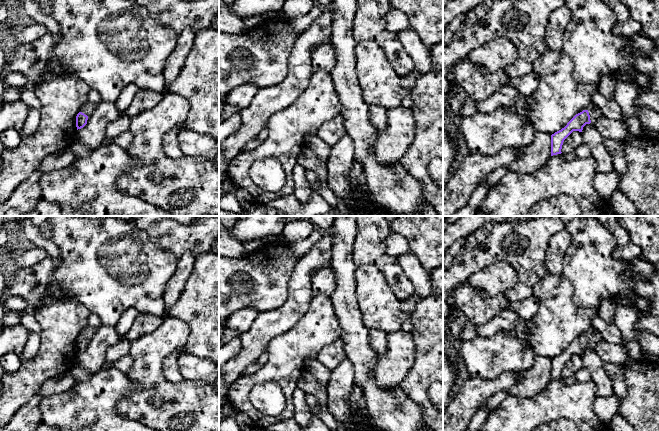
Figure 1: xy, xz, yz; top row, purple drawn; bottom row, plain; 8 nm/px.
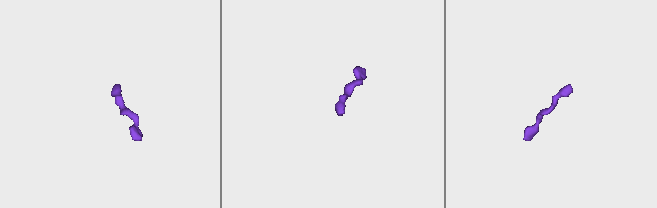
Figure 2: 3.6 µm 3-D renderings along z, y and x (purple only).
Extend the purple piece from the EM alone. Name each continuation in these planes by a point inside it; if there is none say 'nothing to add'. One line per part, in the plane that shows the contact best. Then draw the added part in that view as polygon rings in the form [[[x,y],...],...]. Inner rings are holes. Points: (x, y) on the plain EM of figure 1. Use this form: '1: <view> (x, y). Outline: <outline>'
1: yz (595, 336). Outline: [[[591,327],[588,331],[588,336],[590,339],[590,344],[591,346],[595,346],[600,340],[602,340],[602,335],[601,333],[595,328]]]

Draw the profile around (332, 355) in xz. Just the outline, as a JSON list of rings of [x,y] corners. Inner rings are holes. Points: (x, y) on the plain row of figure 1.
[[[341,339],[320,349],[316,359],[326,368],[335,369],[346,358],[344,343]]]

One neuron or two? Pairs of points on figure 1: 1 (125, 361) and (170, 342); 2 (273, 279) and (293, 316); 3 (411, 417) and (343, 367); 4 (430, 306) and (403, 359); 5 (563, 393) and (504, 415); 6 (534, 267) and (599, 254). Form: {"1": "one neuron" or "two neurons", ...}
{"1": "two neurons", "2": "two neurons", "3": "two neurons", "4": "two neurons", "5": "one neuron", "6": "two neurons"}

